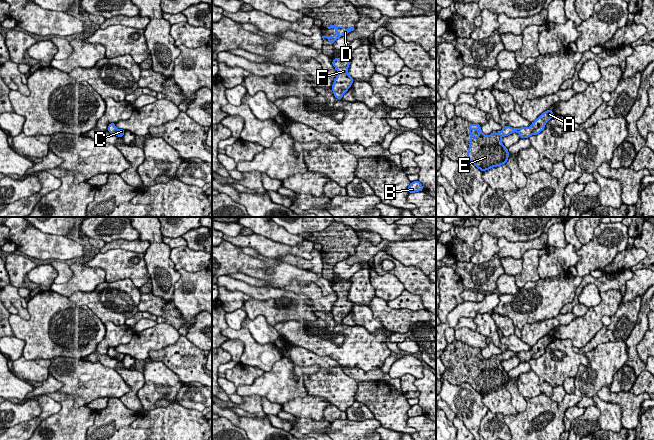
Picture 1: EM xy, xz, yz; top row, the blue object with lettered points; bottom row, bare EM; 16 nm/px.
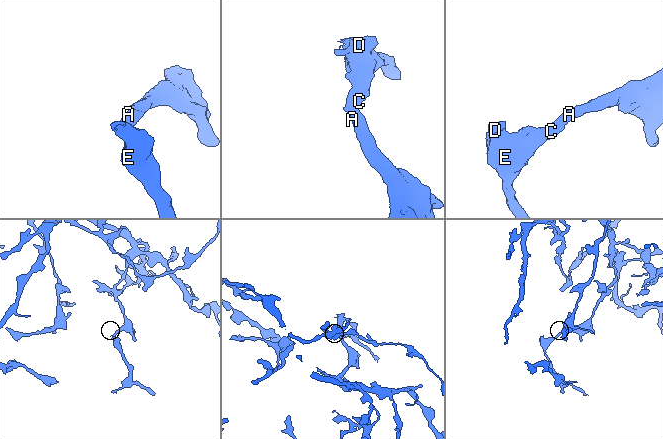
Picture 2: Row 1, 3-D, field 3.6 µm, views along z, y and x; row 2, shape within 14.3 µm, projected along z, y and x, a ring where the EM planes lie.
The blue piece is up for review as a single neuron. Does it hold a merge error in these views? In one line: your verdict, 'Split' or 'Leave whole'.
Leave whole

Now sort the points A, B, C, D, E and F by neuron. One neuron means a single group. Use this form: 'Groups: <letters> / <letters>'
Groups: A B C D E F

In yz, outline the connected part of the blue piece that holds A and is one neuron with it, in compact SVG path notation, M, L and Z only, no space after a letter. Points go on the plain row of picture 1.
M552 334L543 336L530 351L512 352L505 350L501 356L492 356L486 360L481 354L481 349L469 347L470 368L467 376L467 382L482 396L493 391L506 388L509 382L508 372L506 372L501 362L517 356L520 362L529 362L531 359L537 359L544 354L545 348L553 342Z

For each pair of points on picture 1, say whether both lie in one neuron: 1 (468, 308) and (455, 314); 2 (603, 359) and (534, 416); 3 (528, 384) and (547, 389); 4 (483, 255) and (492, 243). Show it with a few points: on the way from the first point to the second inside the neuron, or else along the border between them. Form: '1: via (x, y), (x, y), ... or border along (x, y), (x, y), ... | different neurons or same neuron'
1: via (465, 309), (458, 312) | same neuron
2: via (592, 378), (571, 400), (556, 411), (553, 411) | same neuron
3: via (533, 388), (542, 388) | same neuron
4: via (486, 252), (490, 246) | same neuron

